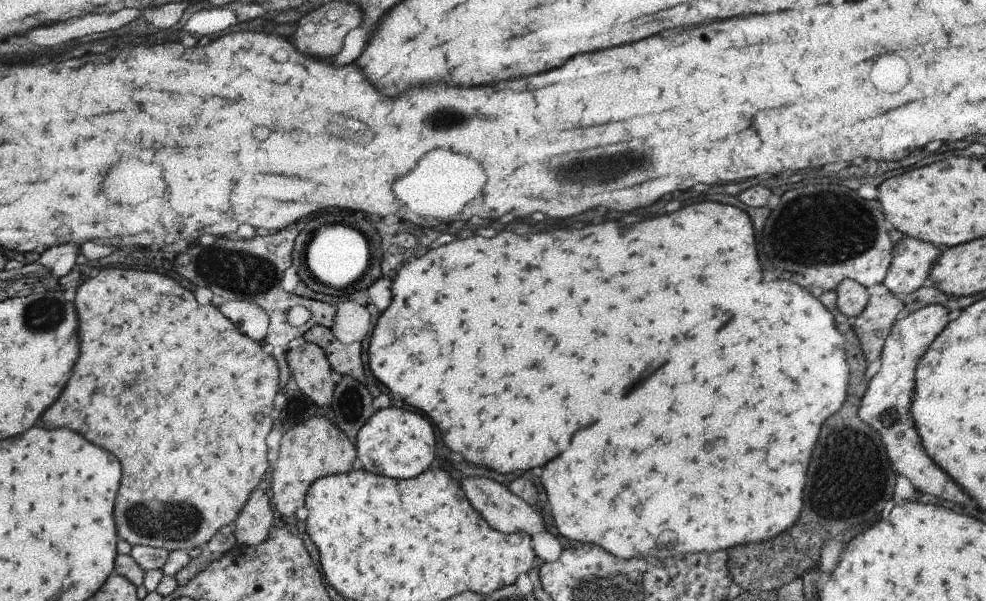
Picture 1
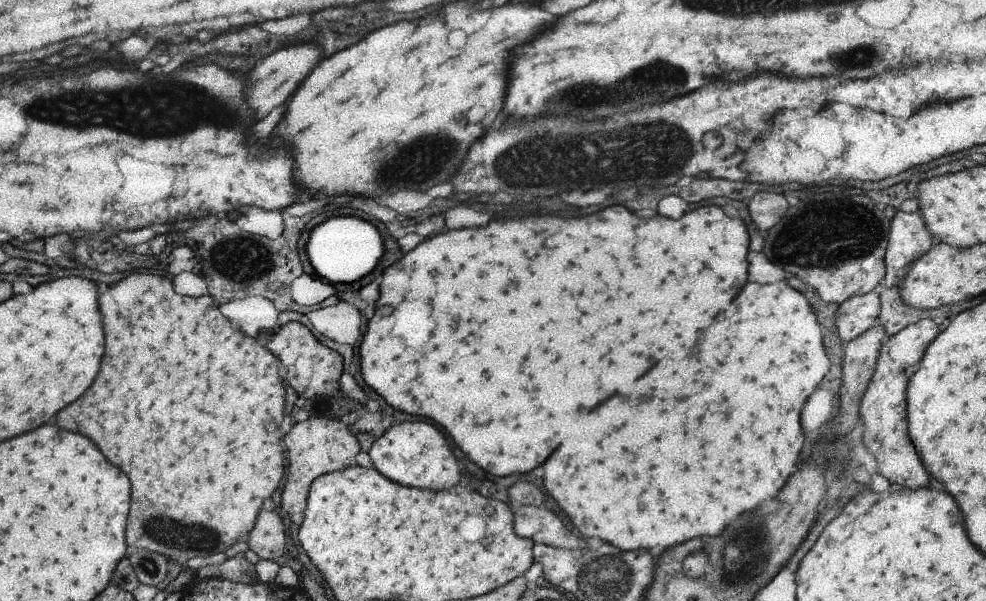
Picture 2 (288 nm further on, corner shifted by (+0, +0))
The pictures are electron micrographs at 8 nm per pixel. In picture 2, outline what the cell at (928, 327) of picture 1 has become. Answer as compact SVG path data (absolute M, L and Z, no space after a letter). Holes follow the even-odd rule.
M925 318L911 326L905 326L891 338L885 338L885 344L879 350L877 366L873 372L871 382L867 384L867 390L859 404L859 422L863 424L863 438L865 450L875 456L879 464L879 476L887 478L891 484L899 484L905 488L921 488L927 486L929 476L909 440L907 430L907 384L911 376L919 368L919 360L927 346L937 338L939 328L935 320Z

